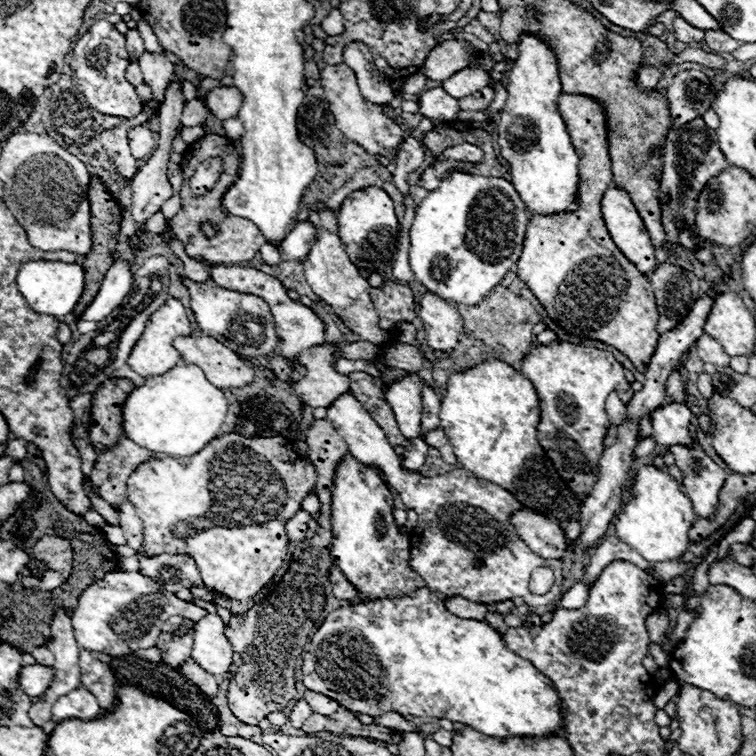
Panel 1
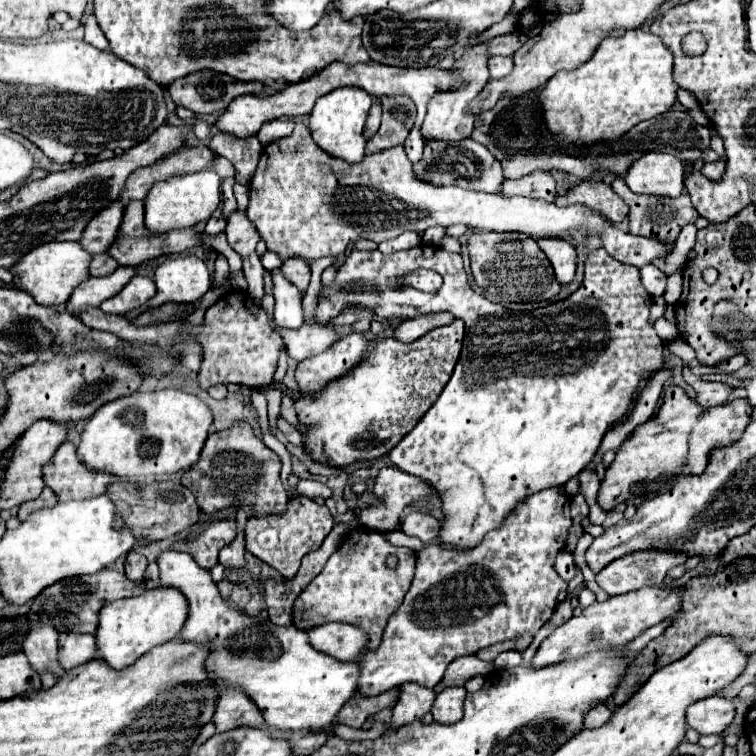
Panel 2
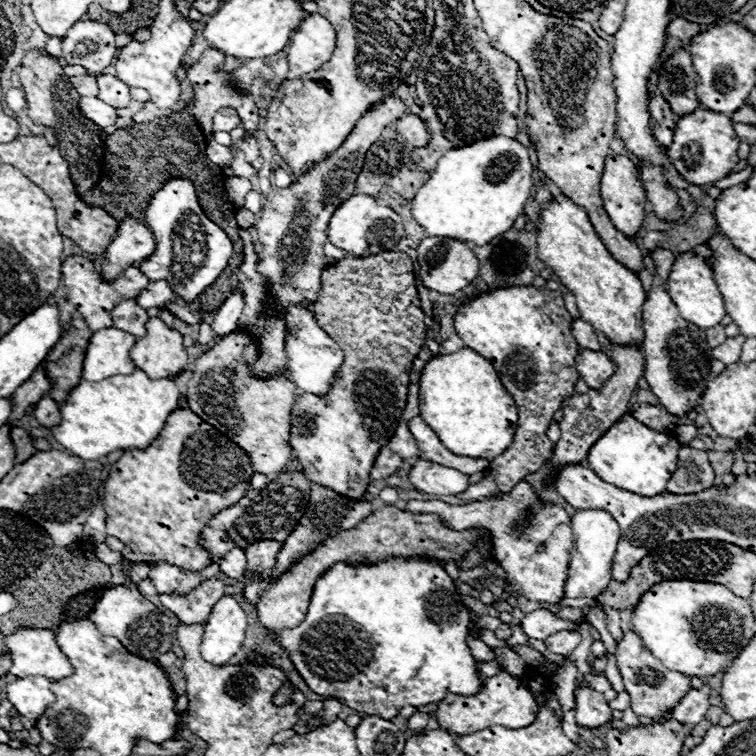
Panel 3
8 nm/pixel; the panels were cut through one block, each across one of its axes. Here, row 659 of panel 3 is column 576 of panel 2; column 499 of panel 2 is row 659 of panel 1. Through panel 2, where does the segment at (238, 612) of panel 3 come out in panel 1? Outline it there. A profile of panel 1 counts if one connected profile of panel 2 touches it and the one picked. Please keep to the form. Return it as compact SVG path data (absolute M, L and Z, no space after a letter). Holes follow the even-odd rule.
M208 614L196 622L192 660L212 676L220 676L230 670L232 646L224 636L224 624L218 614Z

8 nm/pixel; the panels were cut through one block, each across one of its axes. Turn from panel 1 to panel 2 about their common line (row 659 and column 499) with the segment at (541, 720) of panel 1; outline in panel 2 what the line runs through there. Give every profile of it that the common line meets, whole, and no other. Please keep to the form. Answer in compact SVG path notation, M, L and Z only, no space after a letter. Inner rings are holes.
M418 244L390 256L378 250L352 252L338 270L336 284L324 288L324 294L320 294L316 318L318 322L330 322L352 304L374 310L378 318L414 318L420 314L452 312L464 320L466 328L476 324L476 348L462 348L454 374L436 404L432 404L416 428L388 454L394 466L428 480L436 488L446 516L440 540L454 548L476 546L490 528L496 528L504 520L518 500L552 484L564 486L566 480L582 472L592 462L608 428L614 428L628 414L640 382L664 366L664 344L650 322L652 296L644 292L638 268L618 262L604 248L588 254L584 282L572 296L534 312L510 312L472 292L462 268L462 256L446 252L440 246ZM416 268L432 268L442 274L442 288L428 294L388 286L388 280Z

